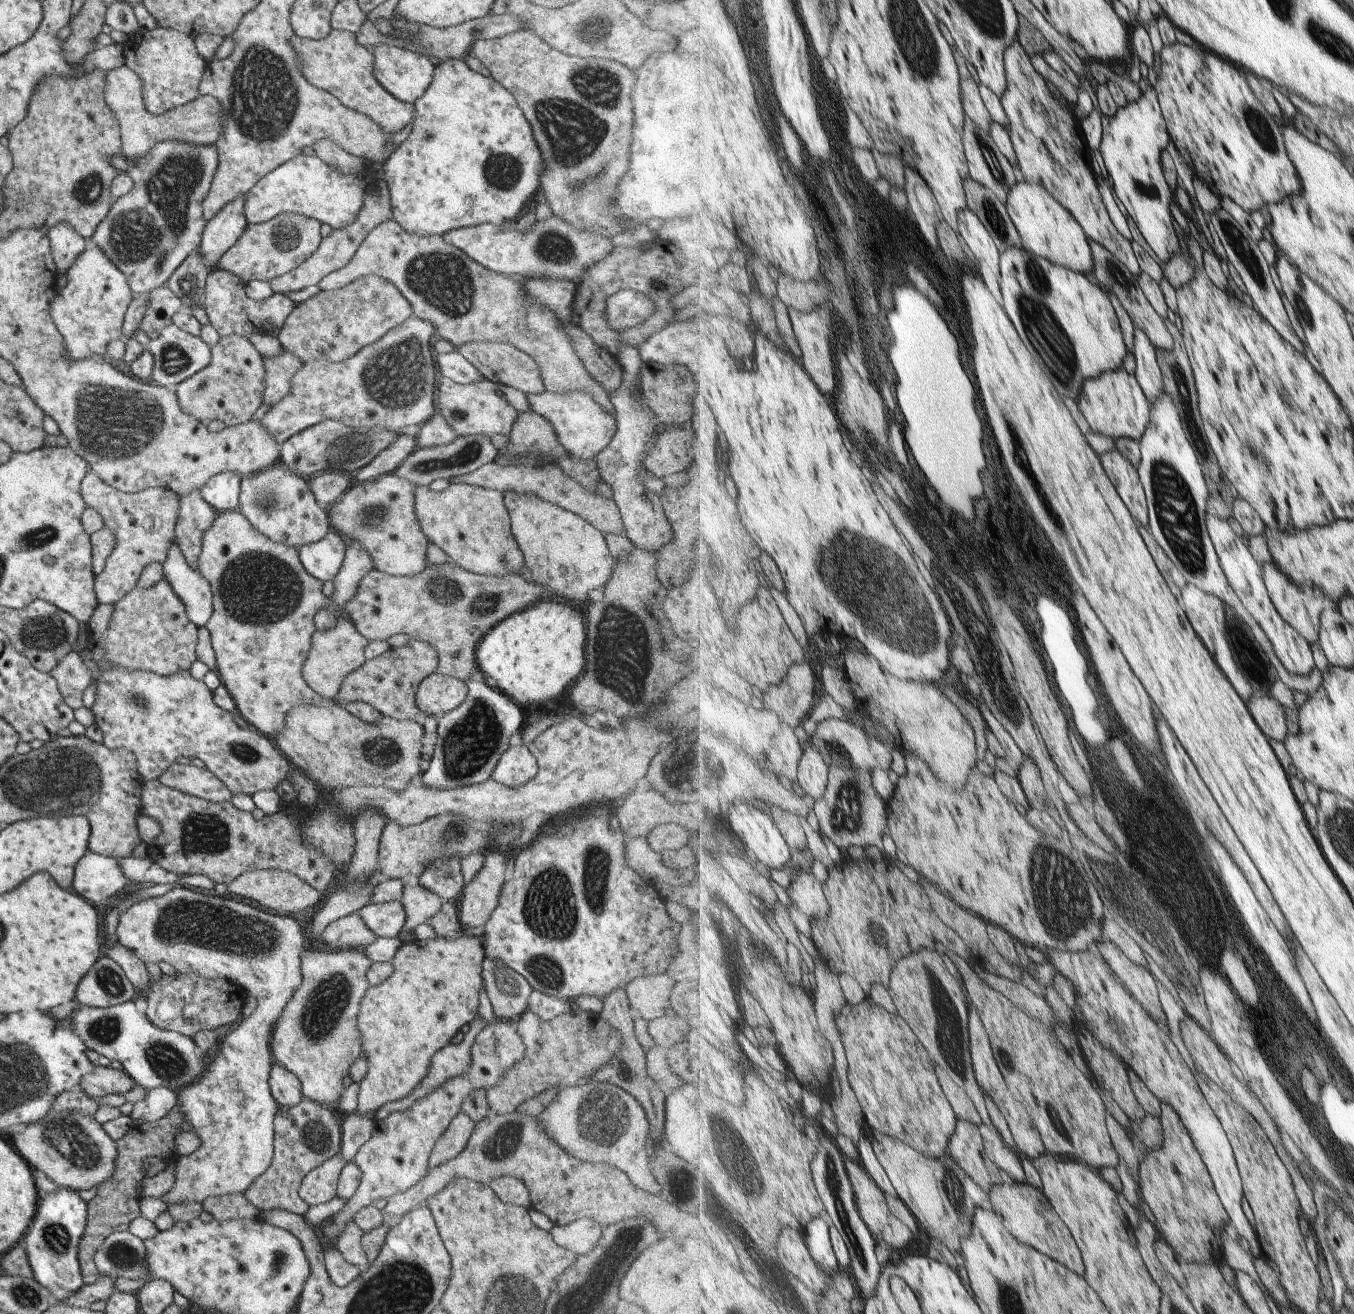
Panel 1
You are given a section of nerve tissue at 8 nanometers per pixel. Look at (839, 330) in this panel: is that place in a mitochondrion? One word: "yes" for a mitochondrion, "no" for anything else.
no

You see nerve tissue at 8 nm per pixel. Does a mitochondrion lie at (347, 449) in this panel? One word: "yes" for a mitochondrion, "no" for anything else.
yes

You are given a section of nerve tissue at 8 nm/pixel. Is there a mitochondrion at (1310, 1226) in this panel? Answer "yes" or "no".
no

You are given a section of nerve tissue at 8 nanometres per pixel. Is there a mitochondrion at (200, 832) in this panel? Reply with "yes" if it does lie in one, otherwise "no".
yes

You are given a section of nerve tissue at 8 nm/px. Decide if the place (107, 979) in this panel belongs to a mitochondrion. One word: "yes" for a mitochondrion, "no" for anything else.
yes

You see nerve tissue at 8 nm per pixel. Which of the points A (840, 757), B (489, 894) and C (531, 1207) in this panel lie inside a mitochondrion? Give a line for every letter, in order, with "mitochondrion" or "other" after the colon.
A: mitochondrion
B: other
C: other

